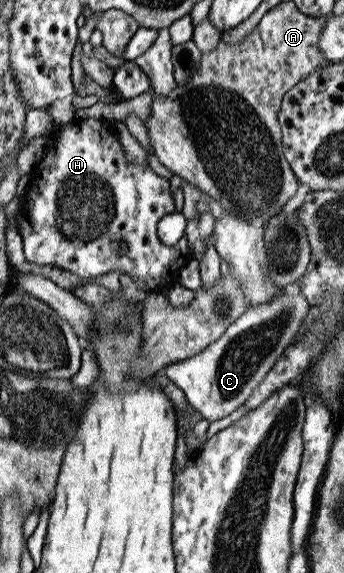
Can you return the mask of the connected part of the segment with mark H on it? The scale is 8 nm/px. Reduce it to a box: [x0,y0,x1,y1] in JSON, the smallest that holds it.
[16,114,192,291]

